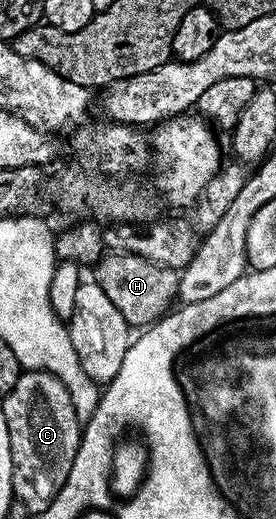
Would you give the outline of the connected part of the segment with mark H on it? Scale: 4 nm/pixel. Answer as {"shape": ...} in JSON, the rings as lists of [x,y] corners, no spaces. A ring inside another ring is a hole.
{"shape":[[[113,252],[102,256],[92,272],[92,279],[99,286],[99,290],[103,290],[107,298],[111,298],[115,310],[119,310],[125,321],[137,330],[144,330],[149,325],[156,324],[174,307],[177,300],[178,273],[172,268],[147,262],[147,258],[129,256],[126,252]]]}

